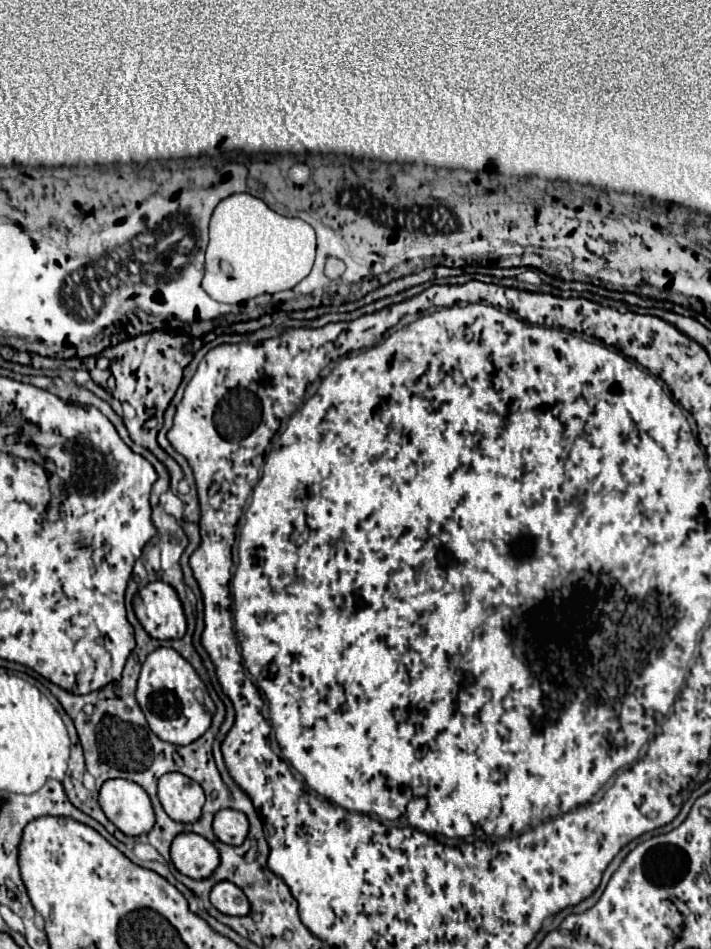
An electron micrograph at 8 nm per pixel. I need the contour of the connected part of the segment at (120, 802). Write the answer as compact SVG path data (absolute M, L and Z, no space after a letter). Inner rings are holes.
M124 778L106 780L98 792L106 818L126 836L140 836L152 830L154 810L150 796L136 782Z

